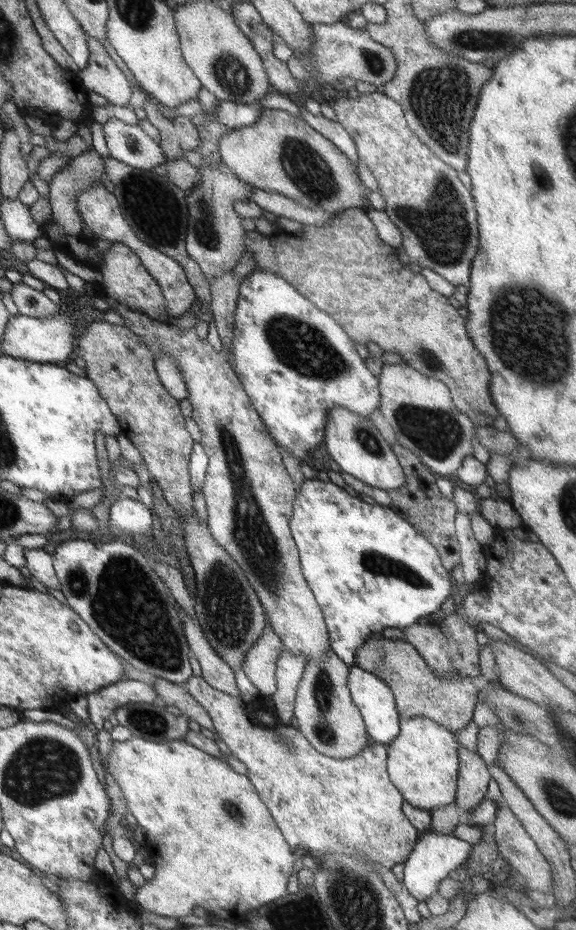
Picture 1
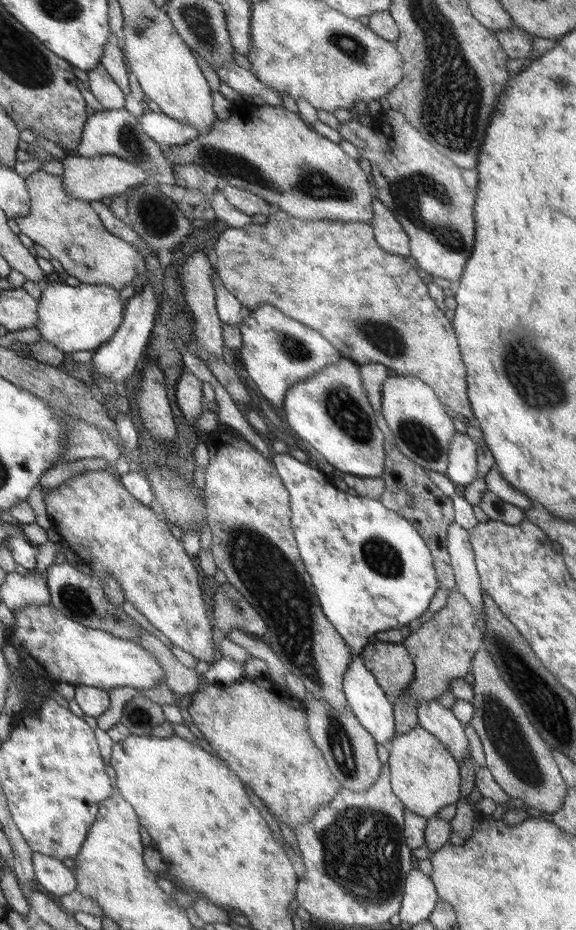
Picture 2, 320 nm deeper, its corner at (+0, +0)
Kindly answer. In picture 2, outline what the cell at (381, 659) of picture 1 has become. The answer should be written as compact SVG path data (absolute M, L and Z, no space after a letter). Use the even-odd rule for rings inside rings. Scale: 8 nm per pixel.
M368 640L359 655L379 688L390 699L397 697L414 678L412 658L401 643Z

